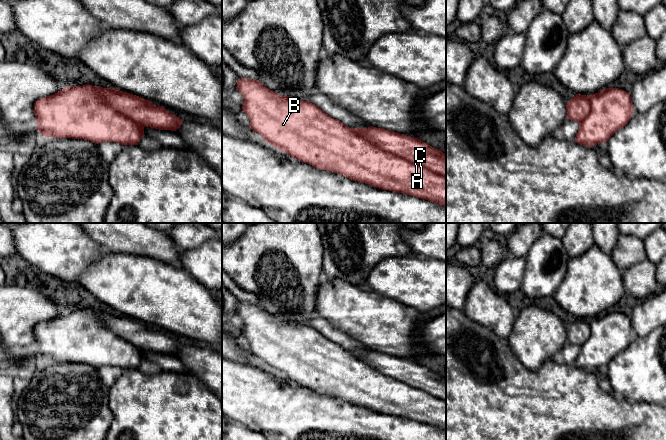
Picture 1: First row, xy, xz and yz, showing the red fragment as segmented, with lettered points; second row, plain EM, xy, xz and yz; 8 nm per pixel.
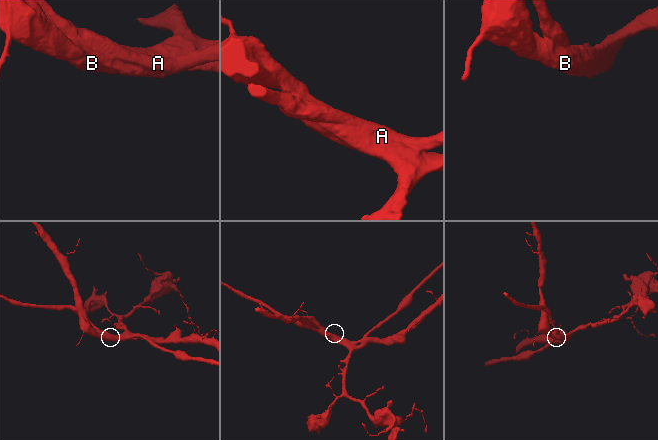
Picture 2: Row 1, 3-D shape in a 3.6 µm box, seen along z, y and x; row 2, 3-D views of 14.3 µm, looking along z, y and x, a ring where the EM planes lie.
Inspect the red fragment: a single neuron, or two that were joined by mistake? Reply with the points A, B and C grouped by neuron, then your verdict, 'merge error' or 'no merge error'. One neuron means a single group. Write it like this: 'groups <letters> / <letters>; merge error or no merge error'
groups A / B C; merge error

